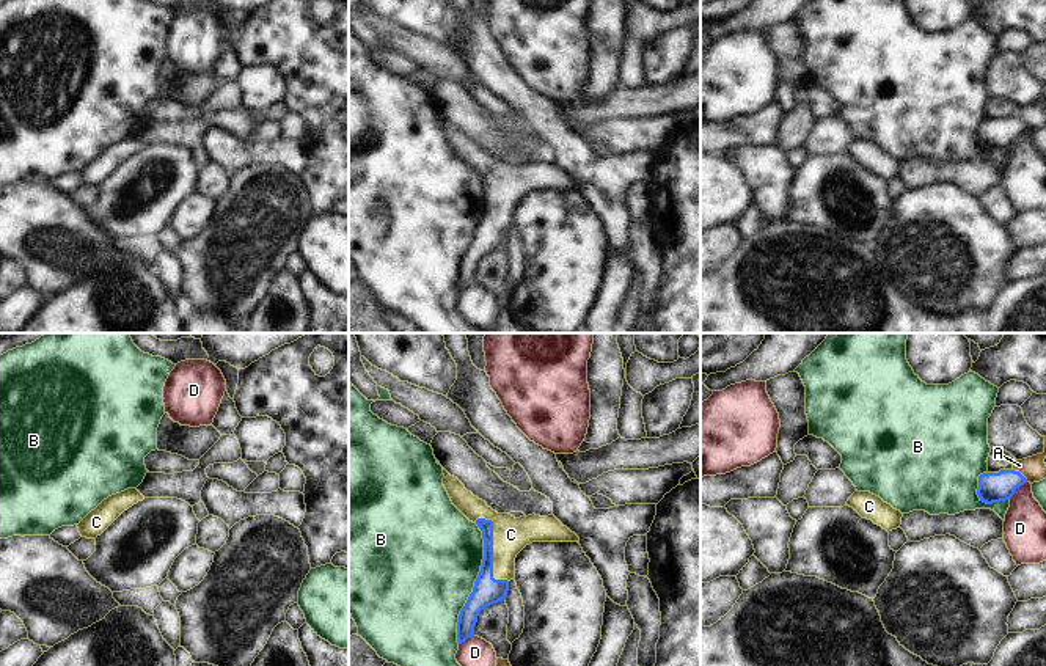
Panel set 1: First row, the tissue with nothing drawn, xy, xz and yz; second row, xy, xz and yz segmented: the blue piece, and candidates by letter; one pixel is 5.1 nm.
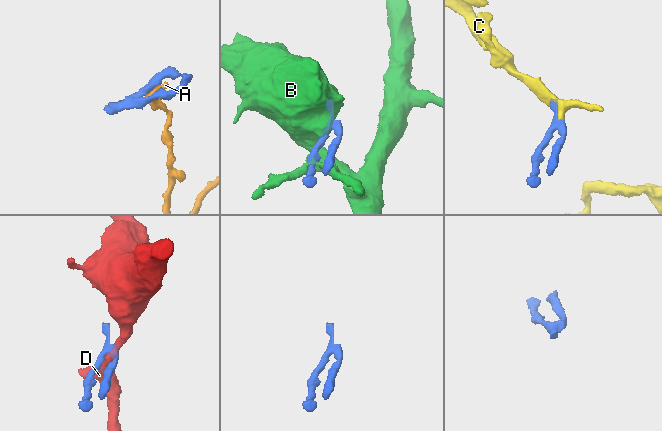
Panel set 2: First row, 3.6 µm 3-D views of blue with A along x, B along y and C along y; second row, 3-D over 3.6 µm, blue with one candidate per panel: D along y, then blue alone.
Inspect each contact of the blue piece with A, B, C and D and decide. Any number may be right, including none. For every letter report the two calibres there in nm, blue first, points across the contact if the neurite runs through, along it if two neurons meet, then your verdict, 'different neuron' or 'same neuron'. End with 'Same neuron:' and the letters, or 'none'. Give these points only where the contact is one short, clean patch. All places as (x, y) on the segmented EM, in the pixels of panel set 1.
A: 160/130 nm | along yz (1012, 468), (1027, 481) | different neuron
B: 140/500 nm | different neuron
C: 140/180 nm | across xz (487, 591), (492, 585), (492, 550), (511, 534) | same neuron
D: 160/220 nm | different neuron
Same neuron: C

